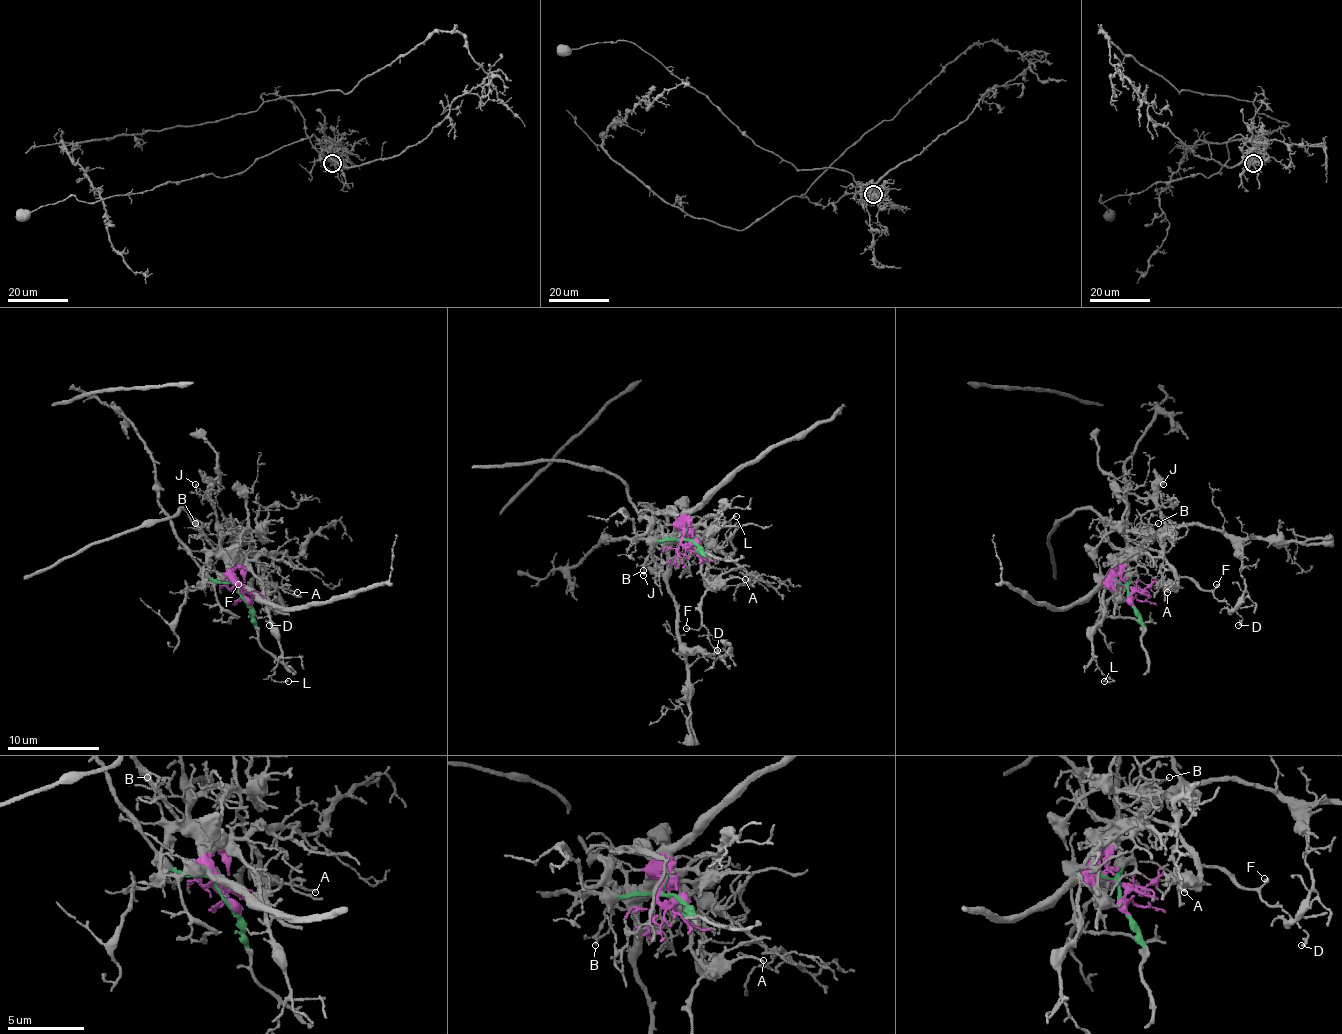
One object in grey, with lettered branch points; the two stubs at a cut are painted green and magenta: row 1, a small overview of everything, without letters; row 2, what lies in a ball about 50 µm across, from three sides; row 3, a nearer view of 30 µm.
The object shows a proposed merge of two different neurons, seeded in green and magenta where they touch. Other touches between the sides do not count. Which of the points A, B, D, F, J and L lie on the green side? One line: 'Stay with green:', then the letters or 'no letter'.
Stay with green: no letter

